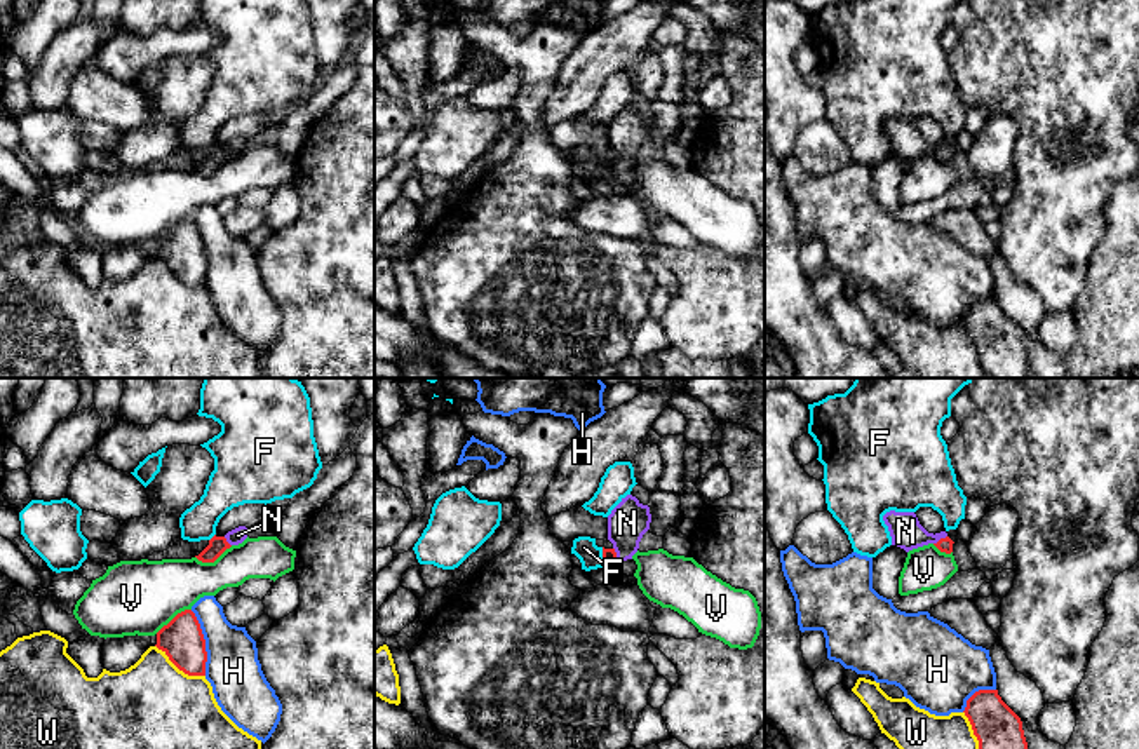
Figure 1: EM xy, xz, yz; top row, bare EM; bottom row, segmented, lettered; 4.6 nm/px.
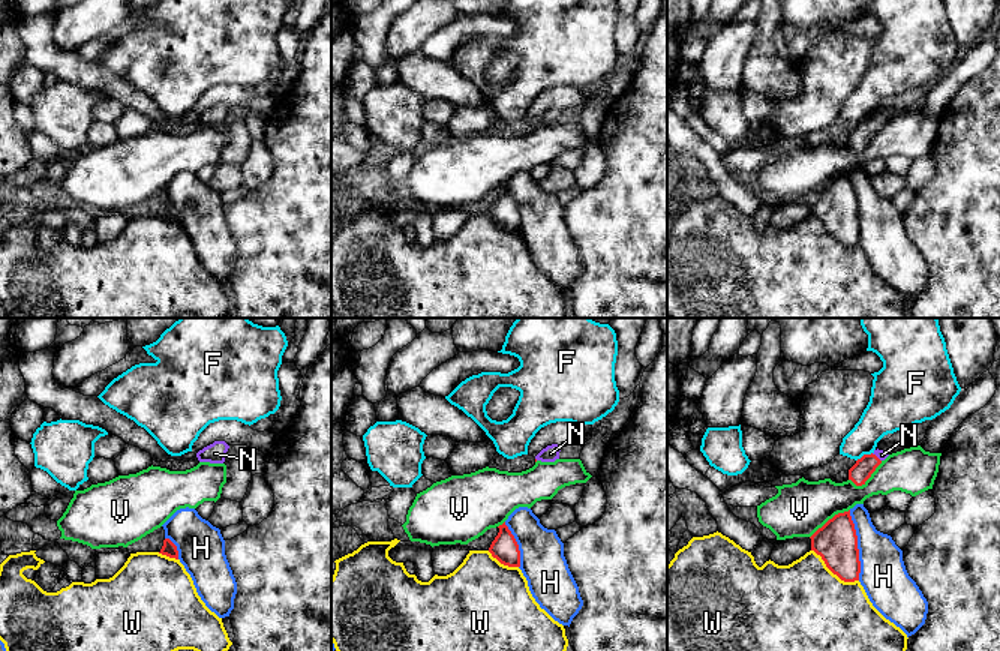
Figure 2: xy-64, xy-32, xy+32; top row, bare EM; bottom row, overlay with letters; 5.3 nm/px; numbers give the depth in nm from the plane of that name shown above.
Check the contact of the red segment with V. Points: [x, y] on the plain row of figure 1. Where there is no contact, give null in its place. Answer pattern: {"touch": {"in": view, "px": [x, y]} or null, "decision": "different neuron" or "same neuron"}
{"touch": {"in": "xy", "px": [213, 171]}, "decision": "different neuron"}

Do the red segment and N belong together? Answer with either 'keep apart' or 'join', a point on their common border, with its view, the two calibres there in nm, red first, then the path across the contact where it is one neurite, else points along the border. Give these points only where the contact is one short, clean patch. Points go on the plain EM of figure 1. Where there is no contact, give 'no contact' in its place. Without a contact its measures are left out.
join; meets red in yz at (941, 148); 60 nm thick on the red side, 150 nm on the other; runs through yz (944, 154), (941, 148), (923, 148), (906, 141)

